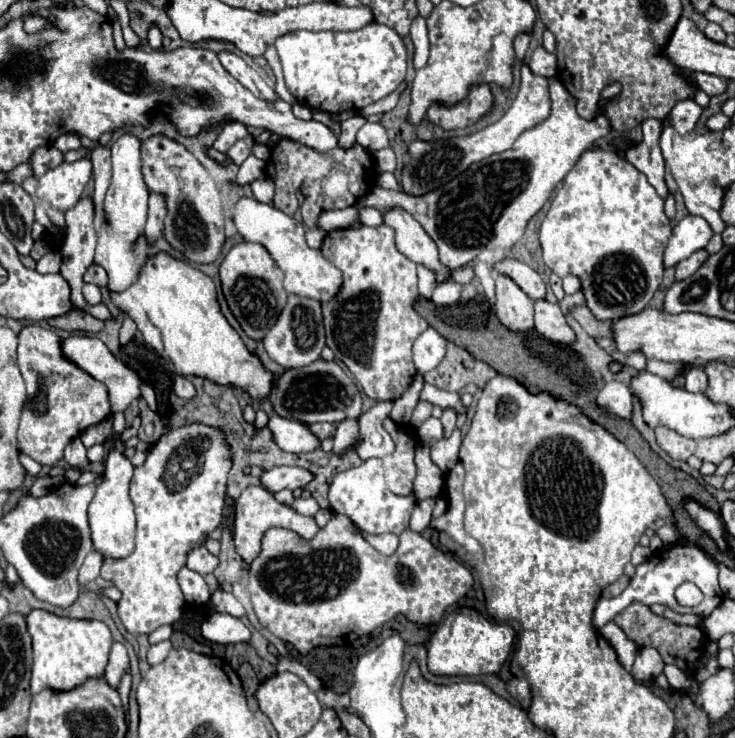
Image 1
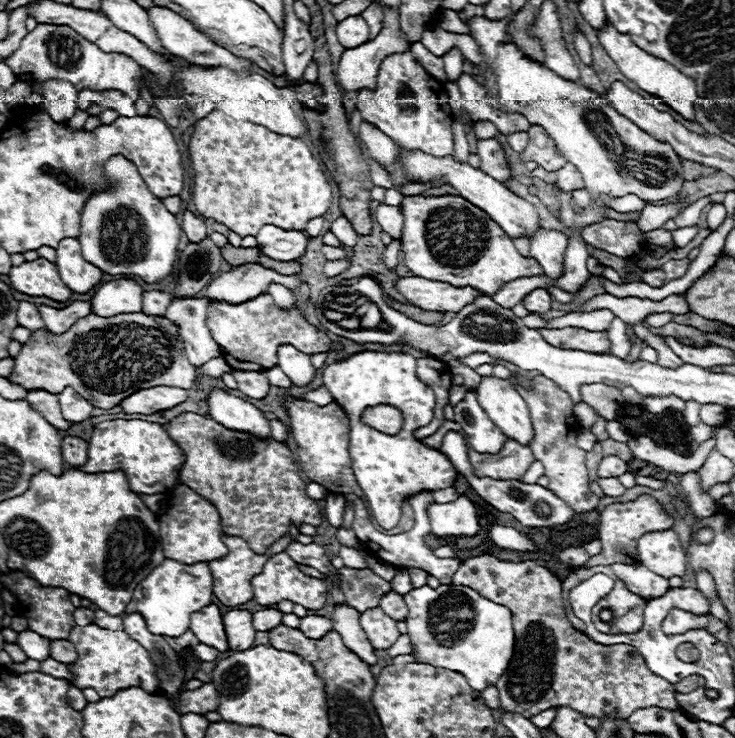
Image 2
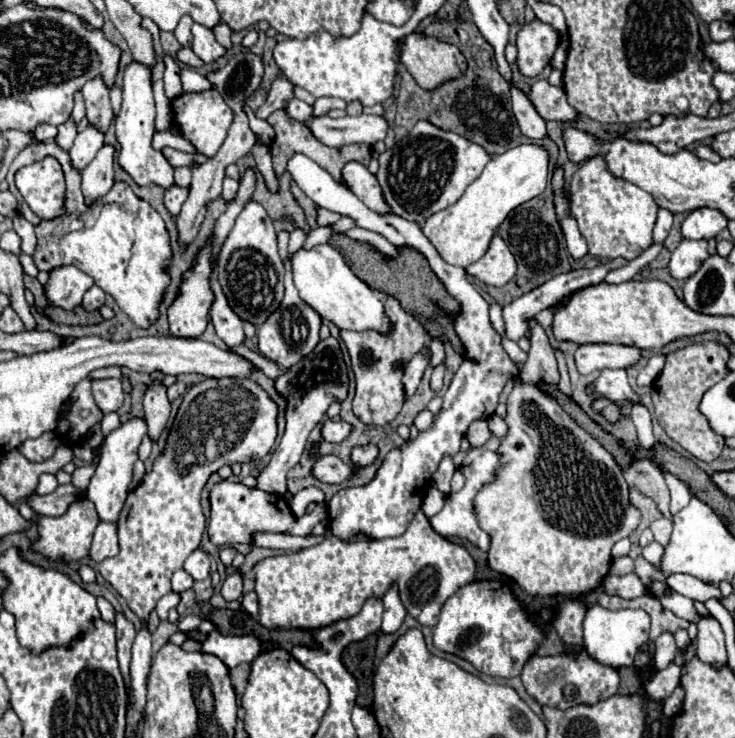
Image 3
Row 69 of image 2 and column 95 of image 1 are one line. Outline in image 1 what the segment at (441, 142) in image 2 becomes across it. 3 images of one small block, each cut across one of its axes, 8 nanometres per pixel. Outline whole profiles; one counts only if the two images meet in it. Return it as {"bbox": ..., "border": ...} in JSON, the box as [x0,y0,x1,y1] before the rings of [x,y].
{"bbox":[18,324,110,466],"border":[[[26,324],[18,334],[18,366],[26,380],[28,398],[38,394],[38,376],[44,376],[48,386],[48,412],[38,414],[34,410],[24,410],[18,428],[18,450],[42,466],[54,466],[62,460],[64,446],[80,436],[84,428],[98,424],[110,414],[108,392],[102,382],[94,380],[90,374],[80,370],[76,364],[68,362],[60,352],[60,338],[50,328],[40,324]]]}

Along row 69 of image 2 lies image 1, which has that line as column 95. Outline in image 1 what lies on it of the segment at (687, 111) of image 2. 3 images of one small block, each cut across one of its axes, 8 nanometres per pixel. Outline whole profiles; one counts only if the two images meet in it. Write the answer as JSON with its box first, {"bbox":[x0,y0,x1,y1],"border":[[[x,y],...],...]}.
{"bbox":[26,610,112,694],"border":[[[30,610],[26,616],[28,632],[34,648],[34,664],[32,664],[32,694],[50,686],[54,690],[70,690],[82,684],[90,676],[102,676],[108,650],[112,644],[110,628],[100,620],[70,620],[64,616],[56,616],[46,610]]]}

